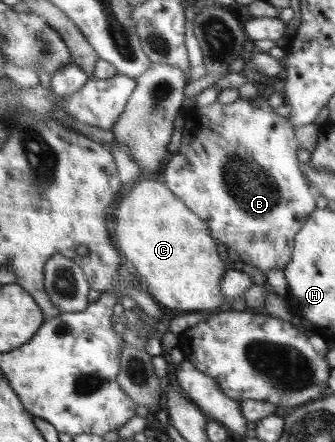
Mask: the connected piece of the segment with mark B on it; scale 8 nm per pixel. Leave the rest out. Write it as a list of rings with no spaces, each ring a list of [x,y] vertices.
[[[240,97],[227,105],[213,102],[209,106],[191,106],[185,110],[181,150],[165,163],[161,179],[189,210],[207,222],[211,236],[217,242],[235,250],[242,264],[251,264],[267,273],[287,266],[296,234],[317,206],[314,191],[299,167],[299,147],[291,123],[287,118],[278,116],[265,99],[262,99],[259,109],[252,107],[252,101]]]

